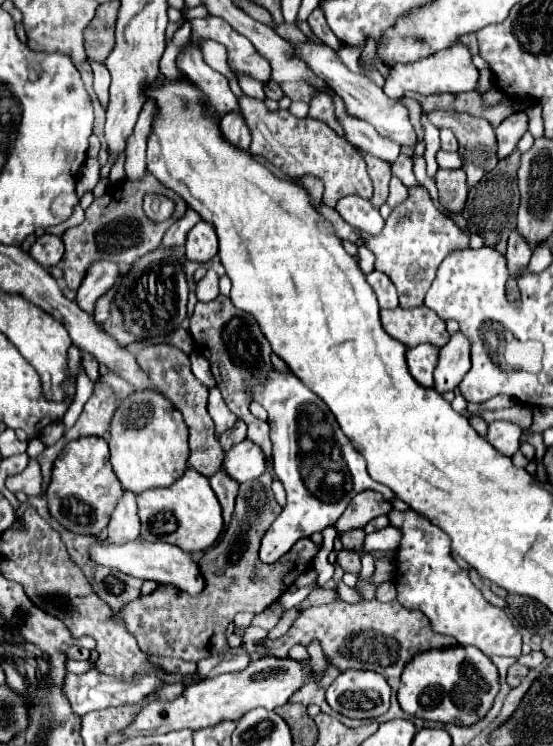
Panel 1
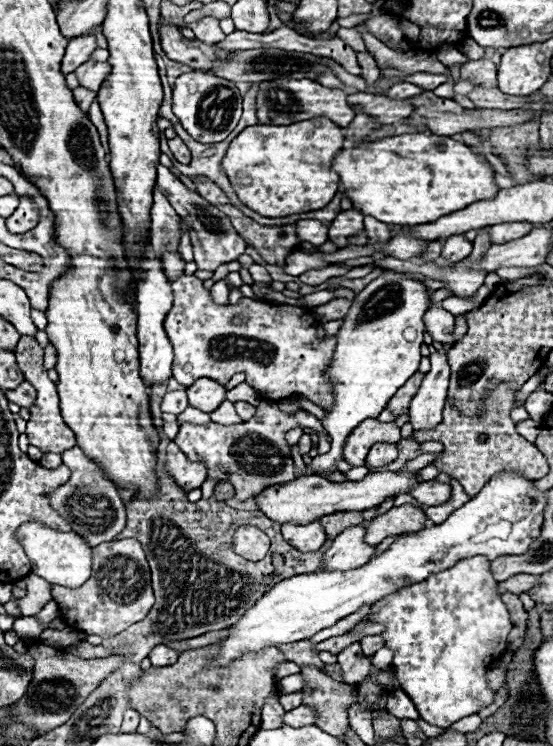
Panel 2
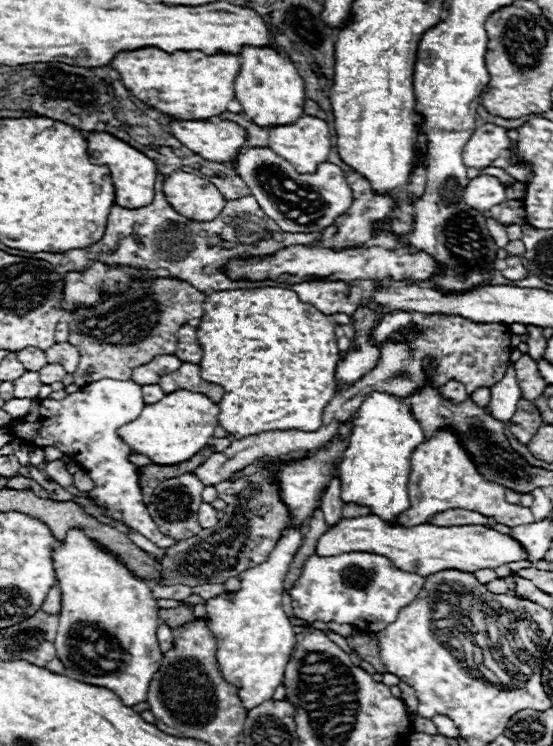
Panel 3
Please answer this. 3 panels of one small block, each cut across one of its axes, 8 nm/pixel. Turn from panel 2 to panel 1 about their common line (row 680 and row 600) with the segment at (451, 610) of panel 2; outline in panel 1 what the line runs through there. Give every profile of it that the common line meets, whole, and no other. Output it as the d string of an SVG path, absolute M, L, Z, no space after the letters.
M390 510L388 512L390 524L402 530L402 542L396 554L396 566L398 566L398 574L396 574L396 590L398 590L398 602L402 606L408 606L410 610L420 610L428 616L432 630L436 630L438 634L446 634L458 640L460 646L476 646L480 648L486 656L520 656L520 648L522 648L522 638L516 632L516 628L512 626L512 622L508 620L508 616L504 614L502 608L492 606L490 602L484 600L482 592L470 582L468 572L464 572L452 558L450 554L450 538L446 532L442 532L440 528L436 528L428 518L424 518L422 514L418 514L416 510Z

